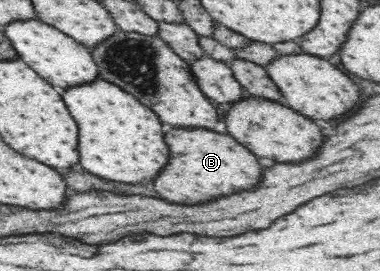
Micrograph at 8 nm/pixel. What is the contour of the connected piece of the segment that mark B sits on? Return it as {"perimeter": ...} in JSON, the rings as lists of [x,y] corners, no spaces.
{"perimeter":[[[172,126],[165,132],[168,145],[166,166],[150,180],[160,198],[178,204],[198,204],[216,196],[250,190],[260,180],[262,168],[256,155],[234,137],[208,128],[179,128]]]}

